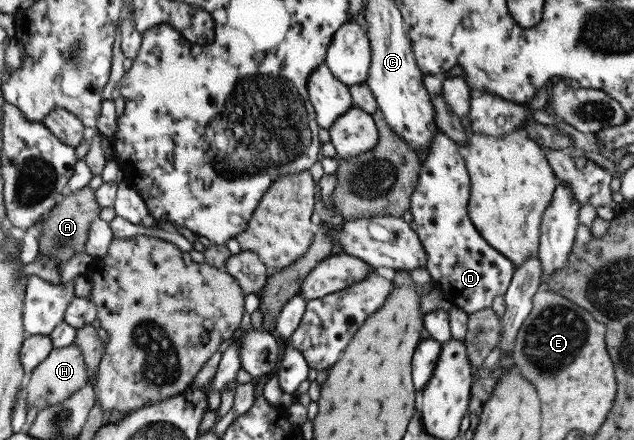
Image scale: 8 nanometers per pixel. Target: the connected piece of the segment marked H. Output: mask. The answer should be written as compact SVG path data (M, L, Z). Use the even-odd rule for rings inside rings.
M74 344L66 347L54 347L47 358L26 379L27 408L36 406L37 410L42 411L51 405L57 405L87 385L88 381L89 371L87 371L81 349Z

